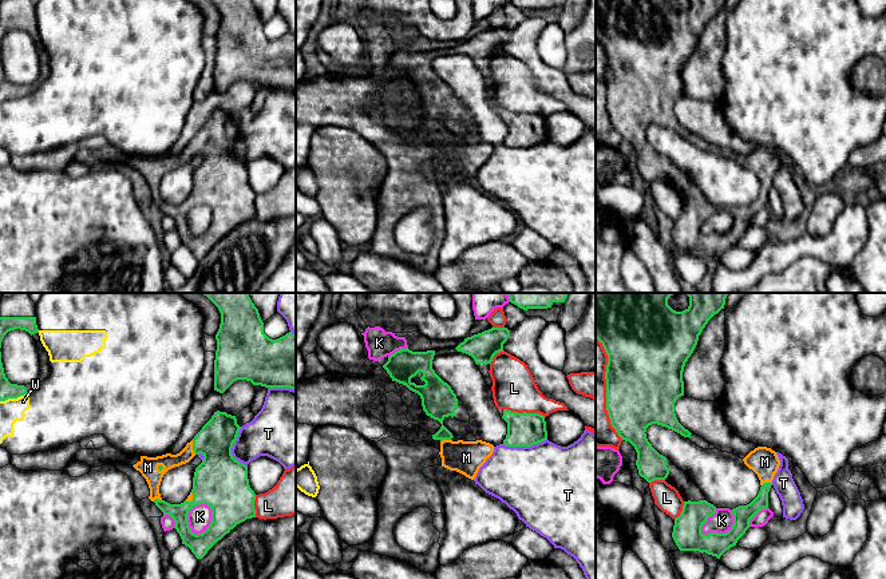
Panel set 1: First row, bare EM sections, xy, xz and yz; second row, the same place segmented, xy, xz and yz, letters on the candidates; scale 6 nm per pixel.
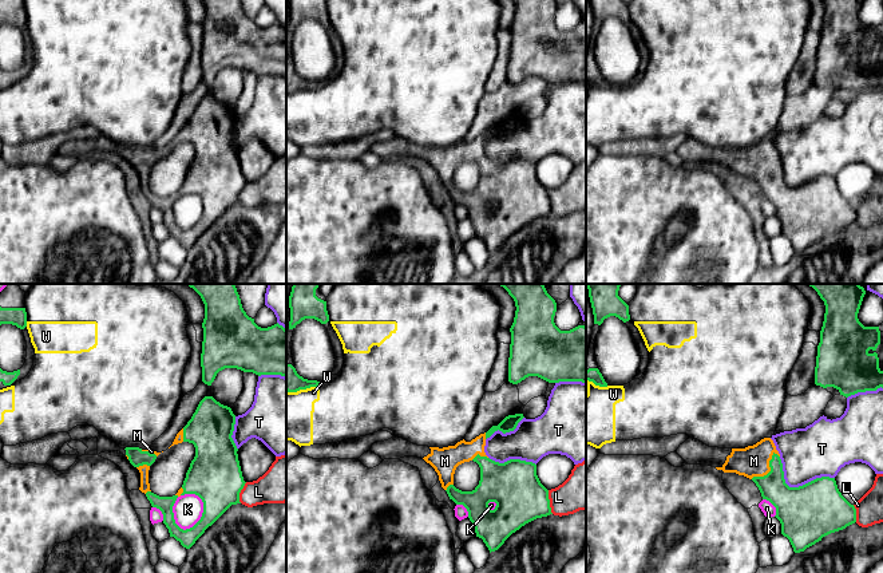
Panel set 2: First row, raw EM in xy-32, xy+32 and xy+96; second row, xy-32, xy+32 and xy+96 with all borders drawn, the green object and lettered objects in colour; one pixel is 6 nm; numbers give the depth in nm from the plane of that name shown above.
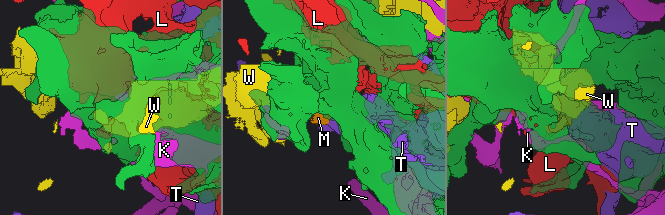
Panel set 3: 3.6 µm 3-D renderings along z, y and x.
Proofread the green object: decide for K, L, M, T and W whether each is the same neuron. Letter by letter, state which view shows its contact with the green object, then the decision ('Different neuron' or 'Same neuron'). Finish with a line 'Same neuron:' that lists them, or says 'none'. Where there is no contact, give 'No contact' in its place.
K: Touches green in xy. Different neuron
L: Touches green in xz. Different neuron
M: Touches green in xy. Same neuron
T: Touches green in xy. Different neuron
W: Touches green in xy. Different neuron
Same neuron: M

